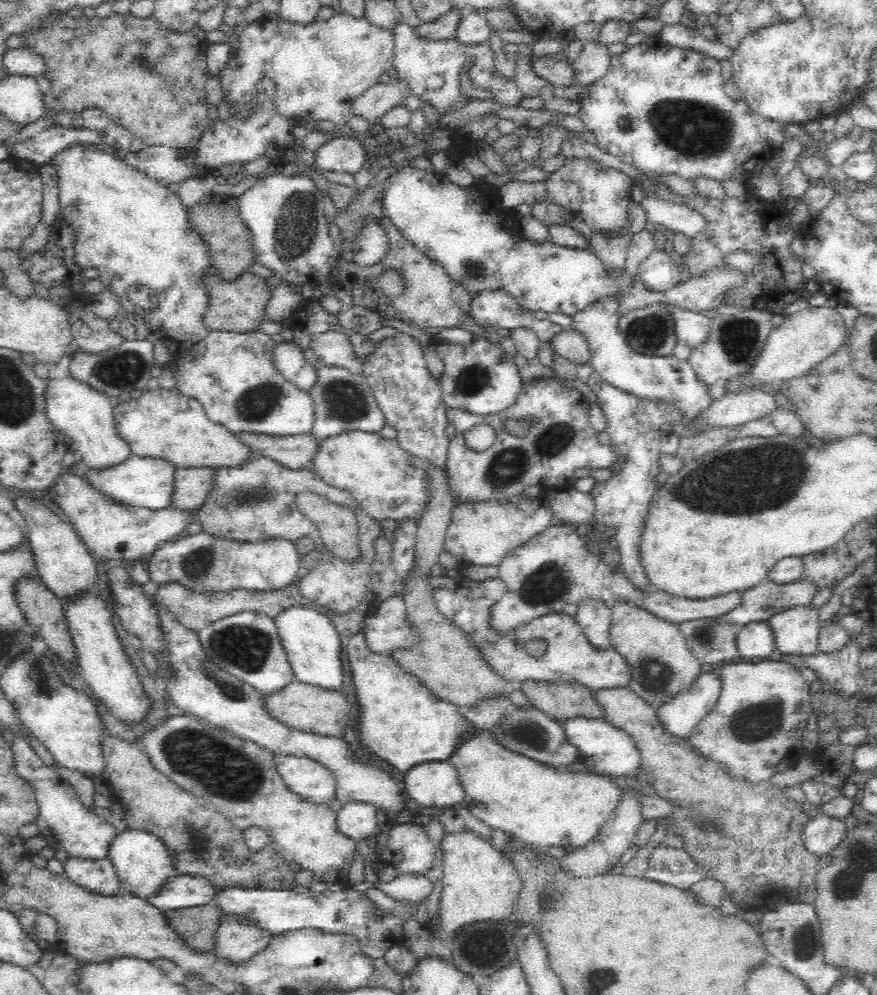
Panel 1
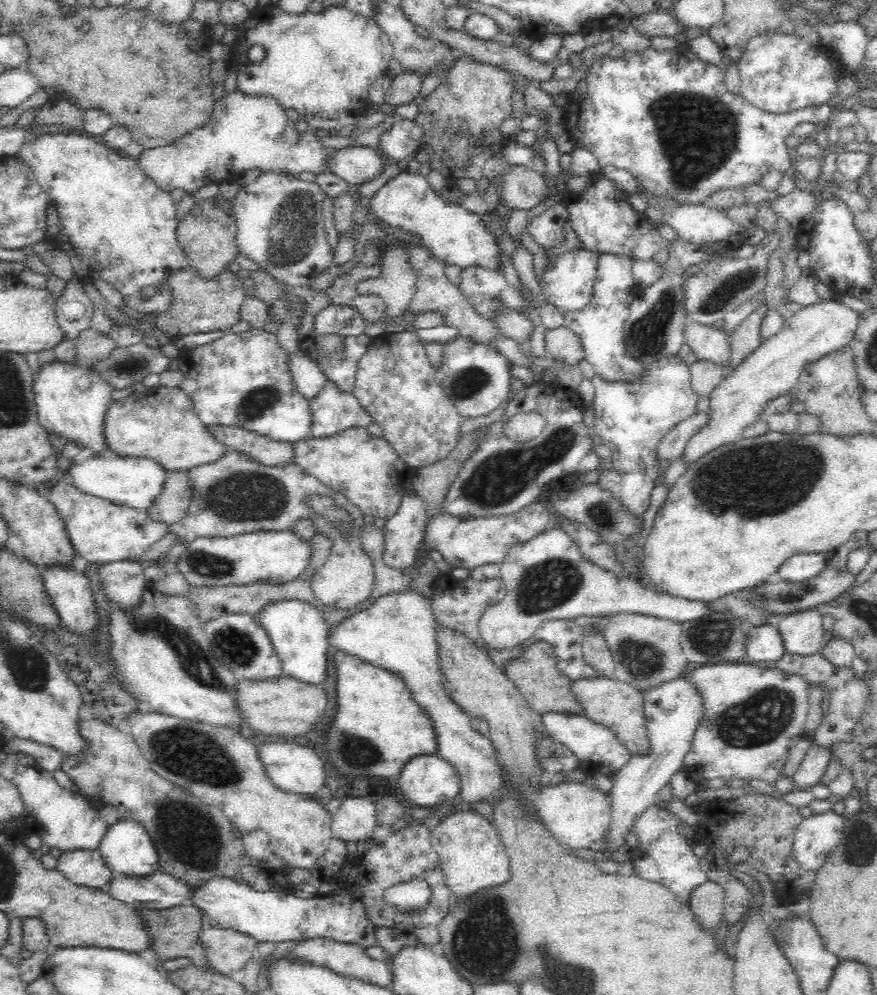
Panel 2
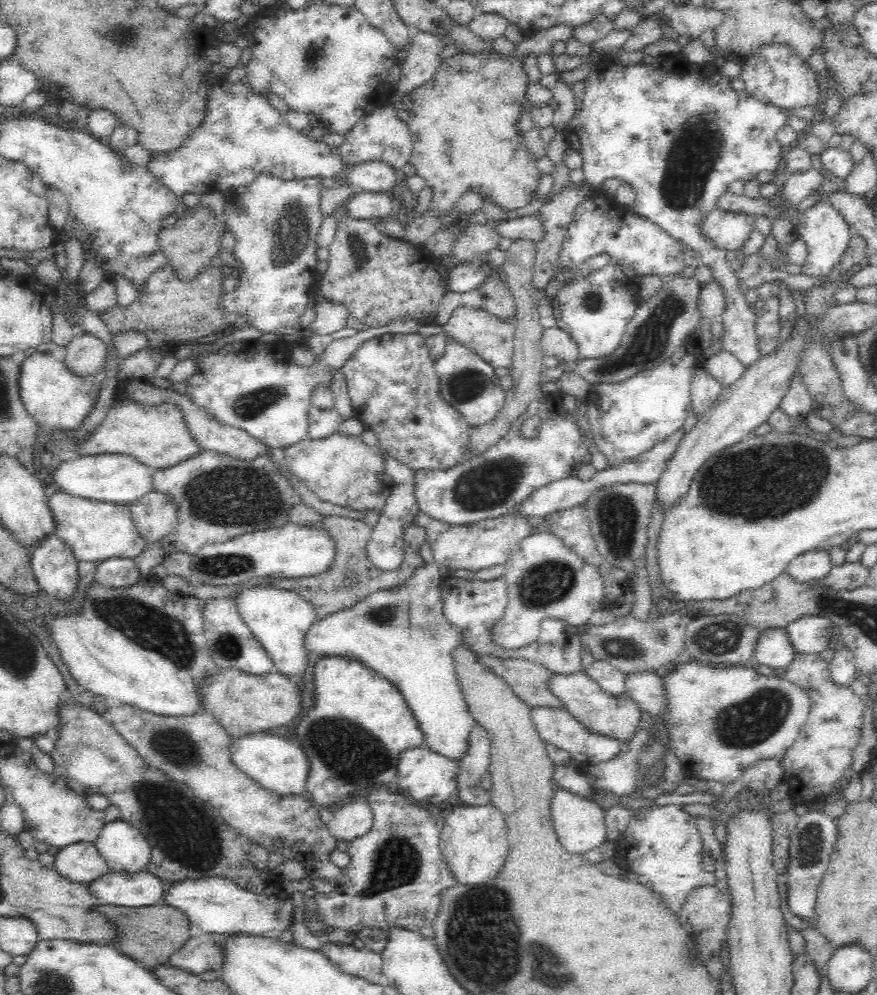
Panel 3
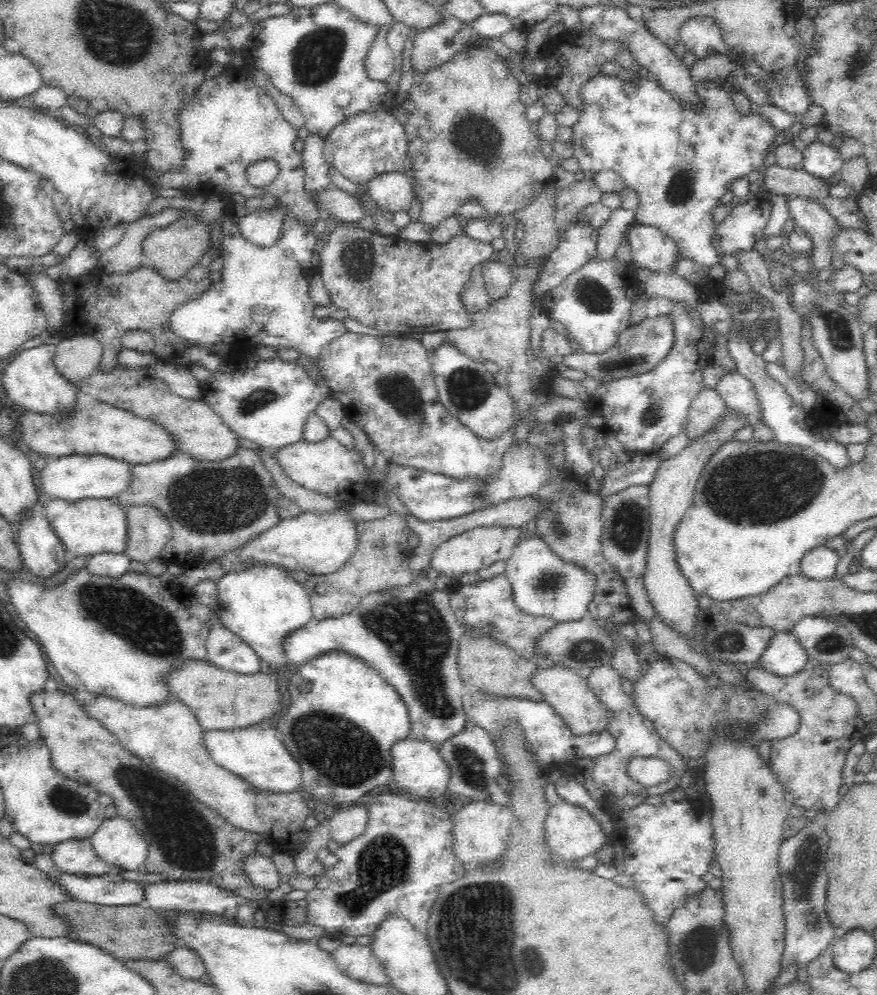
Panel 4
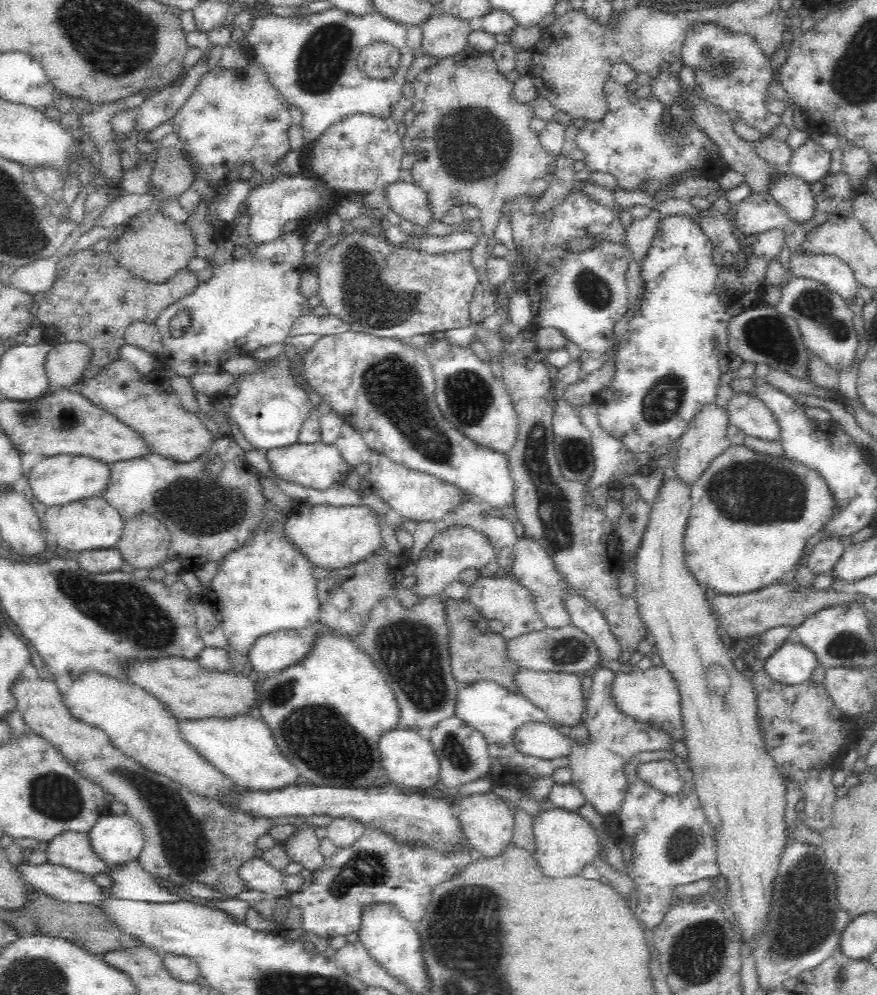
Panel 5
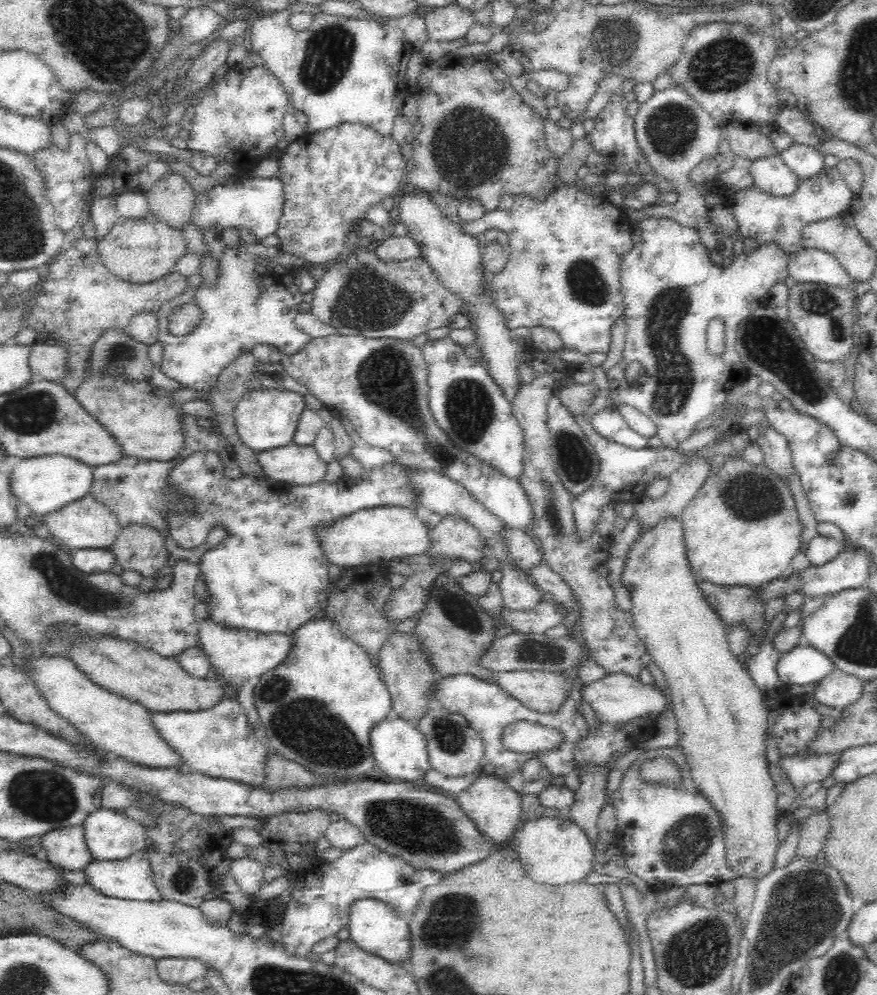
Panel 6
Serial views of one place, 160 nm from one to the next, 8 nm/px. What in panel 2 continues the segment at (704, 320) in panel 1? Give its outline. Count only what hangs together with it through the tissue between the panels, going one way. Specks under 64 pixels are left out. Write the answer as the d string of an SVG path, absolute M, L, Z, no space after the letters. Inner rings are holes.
M686 320L683 326L683 344L689 346L696 358L702 360L725 363L729 357L727 336L719 324Z

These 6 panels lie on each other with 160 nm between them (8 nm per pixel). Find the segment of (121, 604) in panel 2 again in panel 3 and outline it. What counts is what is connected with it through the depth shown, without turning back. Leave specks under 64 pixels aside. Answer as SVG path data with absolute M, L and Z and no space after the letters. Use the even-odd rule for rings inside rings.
M108 558L97 562L97 582L106 588L126 588L140 582L142 575L134 559L130 558Z

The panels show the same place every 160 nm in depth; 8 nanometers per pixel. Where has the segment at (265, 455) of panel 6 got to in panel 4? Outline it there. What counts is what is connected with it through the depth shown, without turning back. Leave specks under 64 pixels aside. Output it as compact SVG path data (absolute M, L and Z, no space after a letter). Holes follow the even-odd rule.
M328 437L320 442L304 440L280 447L274 451L277 463L294 482L337 503L374 503L379 485L372 480L364 465L364 456L355 447L346 447L335 438Z

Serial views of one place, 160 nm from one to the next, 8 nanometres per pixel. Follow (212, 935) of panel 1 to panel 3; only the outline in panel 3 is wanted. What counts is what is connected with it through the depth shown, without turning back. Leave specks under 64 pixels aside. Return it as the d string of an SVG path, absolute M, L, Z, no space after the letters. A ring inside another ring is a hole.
M100 904L98 909L106 913L118 927L120 936L116 938L113 946L118 951L130 955L147 968L154 970L156 966L166 965L174 952L180 950L185 942L195 933L190 926L190 917L184 911L172 905L152 905L143 907L123 907Z

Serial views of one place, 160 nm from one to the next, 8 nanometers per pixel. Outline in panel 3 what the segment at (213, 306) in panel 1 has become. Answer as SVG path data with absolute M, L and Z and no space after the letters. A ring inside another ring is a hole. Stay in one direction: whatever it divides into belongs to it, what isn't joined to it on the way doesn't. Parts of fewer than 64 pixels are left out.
M172 266L158 270L150 279L144 294L126 307L118 304L105 312L104 318L108 332L119 333L135 330L145 334L150 347L170 347L178 341L199 339L226 326L222 296L224 274L212 266L207 267L199 276L190 281L179 278Z

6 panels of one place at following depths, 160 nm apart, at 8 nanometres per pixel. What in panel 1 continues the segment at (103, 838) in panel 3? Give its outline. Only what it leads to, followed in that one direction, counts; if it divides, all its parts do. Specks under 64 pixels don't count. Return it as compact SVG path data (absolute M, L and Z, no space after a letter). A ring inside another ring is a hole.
M126 828L112 840L108 857L114 865L120 884L130 890L133 896L142 899L156 897L166 886L168 880L176 875L174 857L166 843L156 836L142 830Z

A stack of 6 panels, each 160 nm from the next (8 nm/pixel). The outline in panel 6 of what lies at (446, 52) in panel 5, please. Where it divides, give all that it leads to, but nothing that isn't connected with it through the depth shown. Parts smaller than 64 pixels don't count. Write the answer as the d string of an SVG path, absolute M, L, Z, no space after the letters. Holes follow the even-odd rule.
M453 2L425 13L427 37L438 42L458 40L466 36L474 22L472 13Z

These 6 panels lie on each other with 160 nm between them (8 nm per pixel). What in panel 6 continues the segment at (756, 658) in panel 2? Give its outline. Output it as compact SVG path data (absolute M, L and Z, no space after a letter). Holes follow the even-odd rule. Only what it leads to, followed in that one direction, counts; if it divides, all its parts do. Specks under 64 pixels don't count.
M802 643L784 653L775 667L778 681L794 689L819 682L834 668L822 652Z

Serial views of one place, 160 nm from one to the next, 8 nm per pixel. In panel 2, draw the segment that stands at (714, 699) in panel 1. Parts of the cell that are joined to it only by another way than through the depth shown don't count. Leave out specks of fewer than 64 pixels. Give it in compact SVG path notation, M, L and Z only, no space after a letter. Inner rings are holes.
M683 677L653 689L644 695L644 717L648 741L653 752L646 757L634 755L612 778L613 787L609 790L611 799L611 819L605 833L606 852L616 852L626 843L626 836L632 833L634 822L646 808L658 800L658 791L681 770L683 760L691 750L692 740L698 730L699 721L704 718L704 695L697 684Z

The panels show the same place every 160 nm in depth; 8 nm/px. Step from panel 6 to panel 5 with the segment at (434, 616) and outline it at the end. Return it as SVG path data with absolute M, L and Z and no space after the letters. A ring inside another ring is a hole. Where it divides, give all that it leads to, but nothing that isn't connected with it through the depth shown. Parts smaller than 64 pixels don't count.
M448 600L446 608L450 631L453 632L450 642L450 666L457 683L470 685L491 681L506 688L510 693L520 693L521 687L517 686L516 680L522 668L511 658L508 642L500 633L491 632L489 622L482 619L480 613L469 602Z

